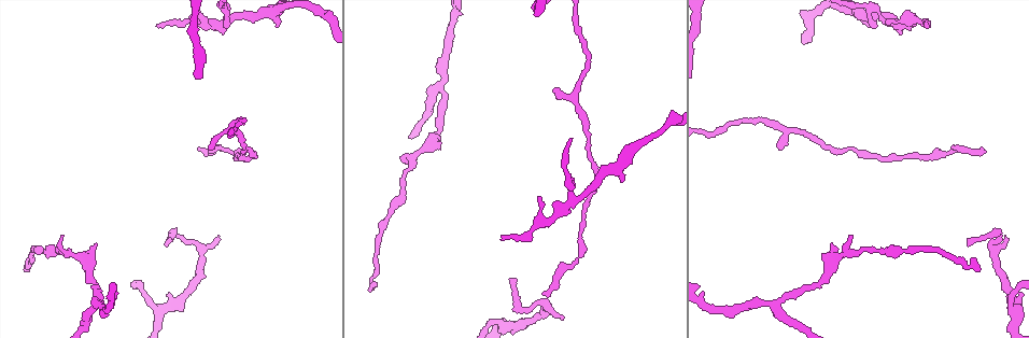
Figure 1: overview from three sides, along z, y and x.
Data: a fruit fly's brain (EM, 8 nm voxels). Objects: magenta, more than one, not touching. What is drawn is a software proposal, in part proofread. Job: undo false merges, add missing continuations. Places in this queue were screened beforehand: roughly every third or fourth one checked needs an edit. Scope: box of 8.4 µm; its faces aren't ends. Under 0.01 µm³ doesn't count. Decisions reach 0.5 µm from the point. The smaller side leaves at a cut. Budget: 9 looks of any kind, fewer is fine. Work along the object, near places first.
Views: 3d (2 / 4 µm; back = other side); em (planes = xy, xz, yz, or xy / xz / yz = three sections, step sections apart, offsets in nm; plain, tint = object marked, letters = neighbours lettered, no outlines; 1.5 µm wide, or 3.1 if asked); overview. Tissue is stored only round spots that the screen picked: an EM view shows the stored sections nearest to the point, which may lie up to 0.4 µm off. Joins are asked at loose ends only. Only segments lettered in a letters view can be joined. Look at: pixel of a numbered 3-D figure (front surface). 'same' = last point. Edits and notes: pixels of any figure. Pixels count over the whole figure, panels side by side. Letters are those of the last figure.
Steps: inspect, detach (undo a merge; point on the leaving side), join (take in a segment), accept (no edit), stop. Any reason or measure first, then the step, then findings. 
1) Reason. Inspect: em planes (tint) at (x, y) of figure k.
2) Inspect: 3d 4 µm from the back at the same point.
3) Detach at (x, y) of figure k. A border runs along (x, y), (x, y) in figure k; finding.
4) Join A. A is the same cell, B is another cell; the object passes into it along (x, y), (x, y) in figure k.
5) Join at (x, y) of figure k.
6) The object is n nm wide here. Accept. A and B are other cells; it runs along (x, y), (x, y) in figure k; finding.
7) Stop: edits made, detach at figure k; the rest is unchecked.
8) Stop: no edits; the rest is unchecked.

Free end. Inspect: em planes (letters) at (197, 147) of figure 1.

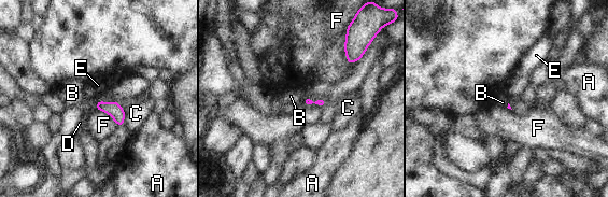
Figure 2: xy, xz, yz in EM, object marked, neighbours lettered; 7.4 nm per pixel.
Accept. A, B, C, D, E and F are other cells; a border runs along (95, 103), (96, 108) in figure 2; no lettered segment goes on from it.

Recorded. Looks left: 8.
Thin end. Inspect: 3d 2 µm at (561, 315) of figure 1.

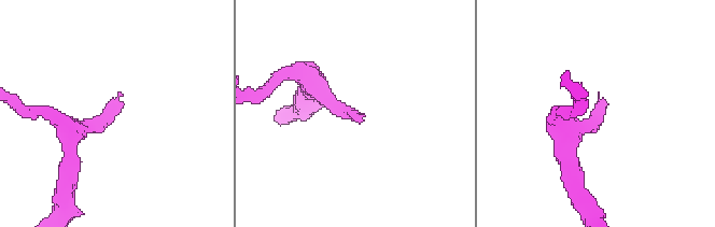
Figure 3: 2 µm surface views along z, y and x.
Inspect: em planes (letters) at (359, 115) of figure 3.

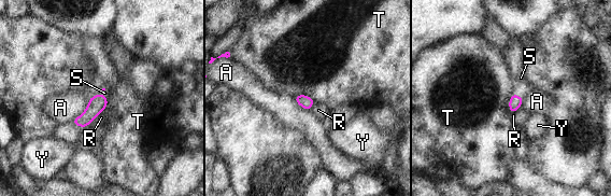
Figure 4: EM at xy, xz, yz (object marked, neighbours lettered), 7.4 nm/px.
Join S. S is the same cell, A, R, T and Y are other cells; the object passes into it along (515, 101), (517, 96), (522, 87) in figure 4; it goes on there.

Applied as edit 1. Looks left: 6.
Redraw. Inspect: overview.

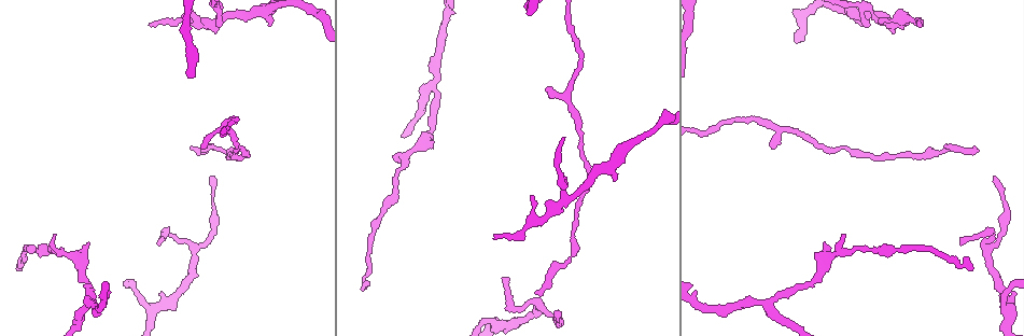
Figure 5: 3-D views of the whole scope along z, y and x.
Tapers out. Inspect: em yz step 4 (tint) at (53, 237) of figure 5.

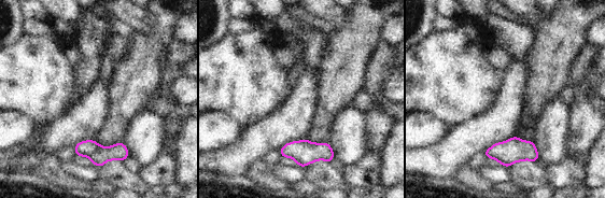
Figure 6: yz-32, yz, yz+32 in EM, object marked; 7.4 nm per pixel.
Cut it another way. Inspect: em planes (letters) at the same point.

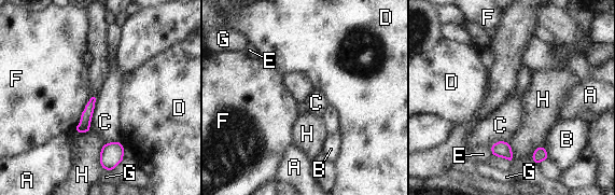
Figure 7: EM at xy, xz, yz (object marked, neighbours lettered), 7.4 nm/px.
Accept. A, B, C, D, E, F, G and H are other cells; it runs along (93, 98), (85, 123), (79, 129) in figure 7; no lettered segment goes on from it.

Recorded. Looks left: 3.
Branch stops here. Inspect: em yz step 4 (tint) at (879, 23) of figure 5.

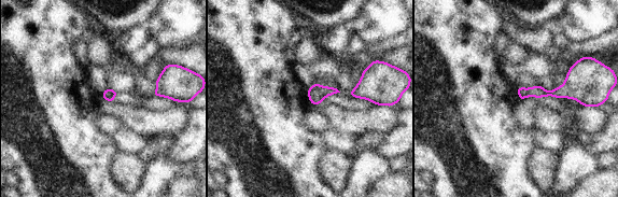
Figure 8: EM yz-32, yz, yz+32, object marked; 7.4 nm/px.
Another direction. Inspect: em planes (letters) at the same point.

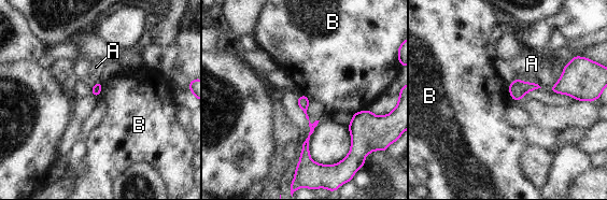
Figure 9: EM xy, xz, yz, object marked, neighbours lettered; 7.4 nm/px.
Accept. A and B are other cells; none of them fits.

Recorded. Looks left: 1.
Stop: edits made, join at figure 4; the rest is unchecked.

